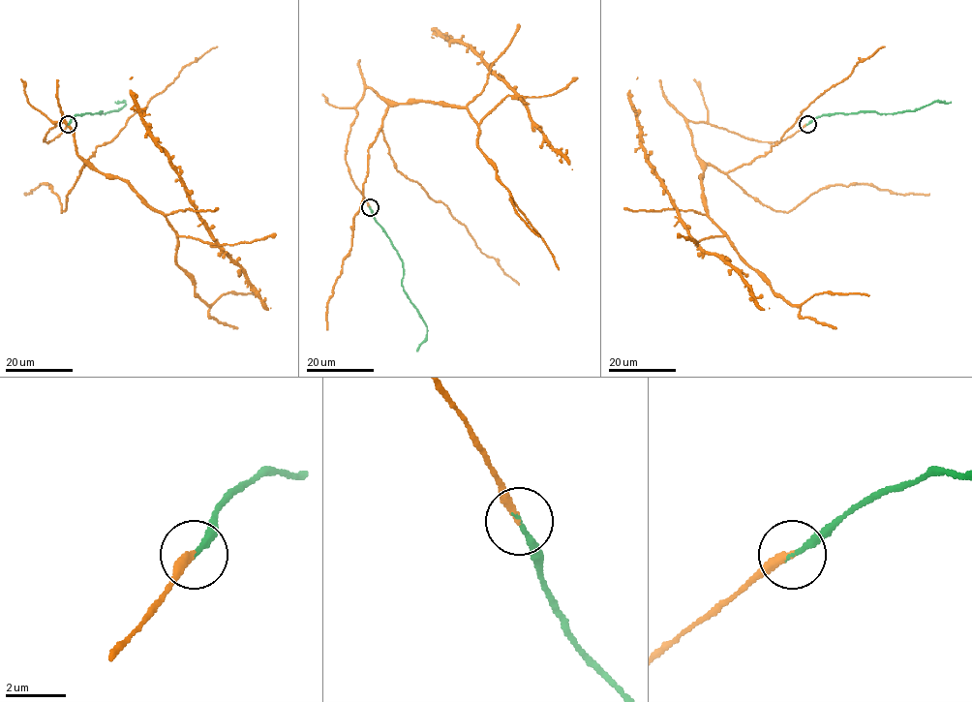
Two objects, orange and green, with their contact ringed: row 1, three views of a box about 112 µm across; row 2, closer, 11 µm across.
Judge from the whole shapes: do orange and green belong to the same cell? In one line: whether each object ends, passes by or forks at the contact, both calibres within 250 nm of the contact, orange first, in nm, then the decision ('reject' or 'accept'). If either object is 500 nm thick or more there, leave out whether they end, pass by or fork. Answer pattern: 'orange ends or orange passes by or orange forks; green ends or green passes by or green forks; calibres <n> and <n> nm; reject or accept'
orange ends; green ends; calibres 280 and 170 nm; accept

